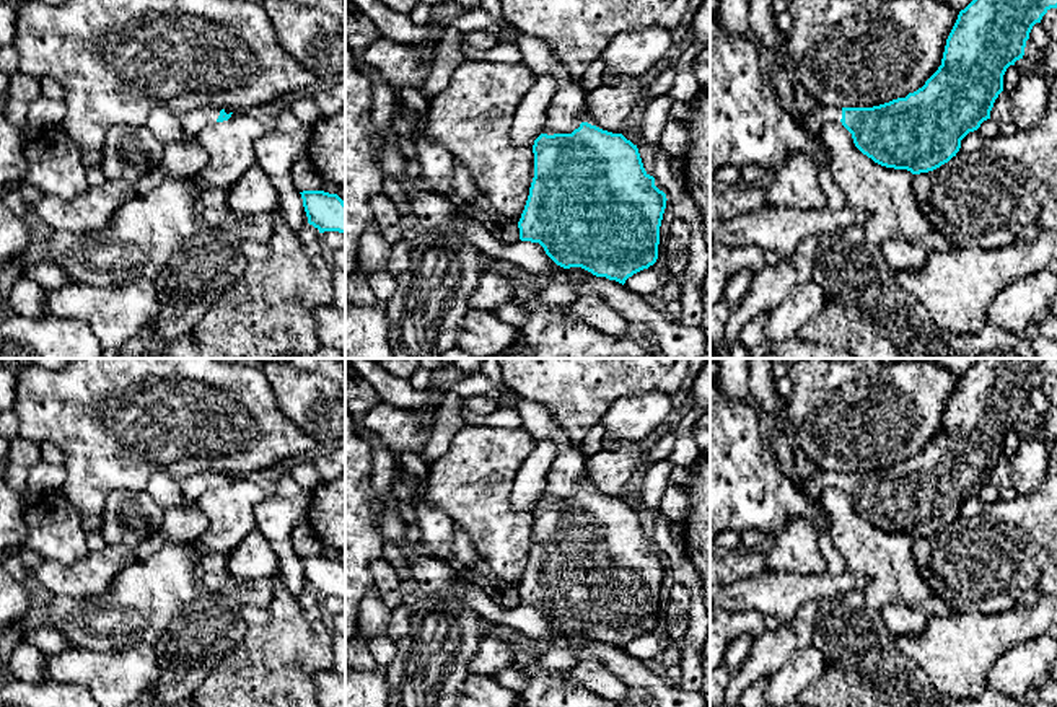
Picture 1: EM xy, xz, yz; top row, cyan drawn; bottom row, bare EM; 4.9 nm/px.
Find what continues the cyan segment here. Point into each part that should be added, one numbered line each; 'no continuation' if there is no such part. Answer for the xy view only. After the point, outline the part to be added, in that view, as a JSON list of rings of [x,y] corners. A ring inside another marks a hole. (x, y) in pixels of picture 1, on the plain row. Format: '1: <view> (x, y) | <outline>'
1: xy (194, 487) | [[[202,472],[194,477],[187,477],[181,482],[181,492],[186,498],[186,503],[195,503],[200,497],[213,490],[220,481],[220,472]]]

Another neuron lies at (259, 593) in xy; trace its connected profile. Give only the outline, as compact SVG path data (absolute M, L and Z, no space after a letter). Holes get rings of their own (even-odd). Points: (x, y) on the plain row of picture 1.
M207 573L205 585L210 593L231 598L239 606L269 609L275 595L272 578L241 580L230 573Z

